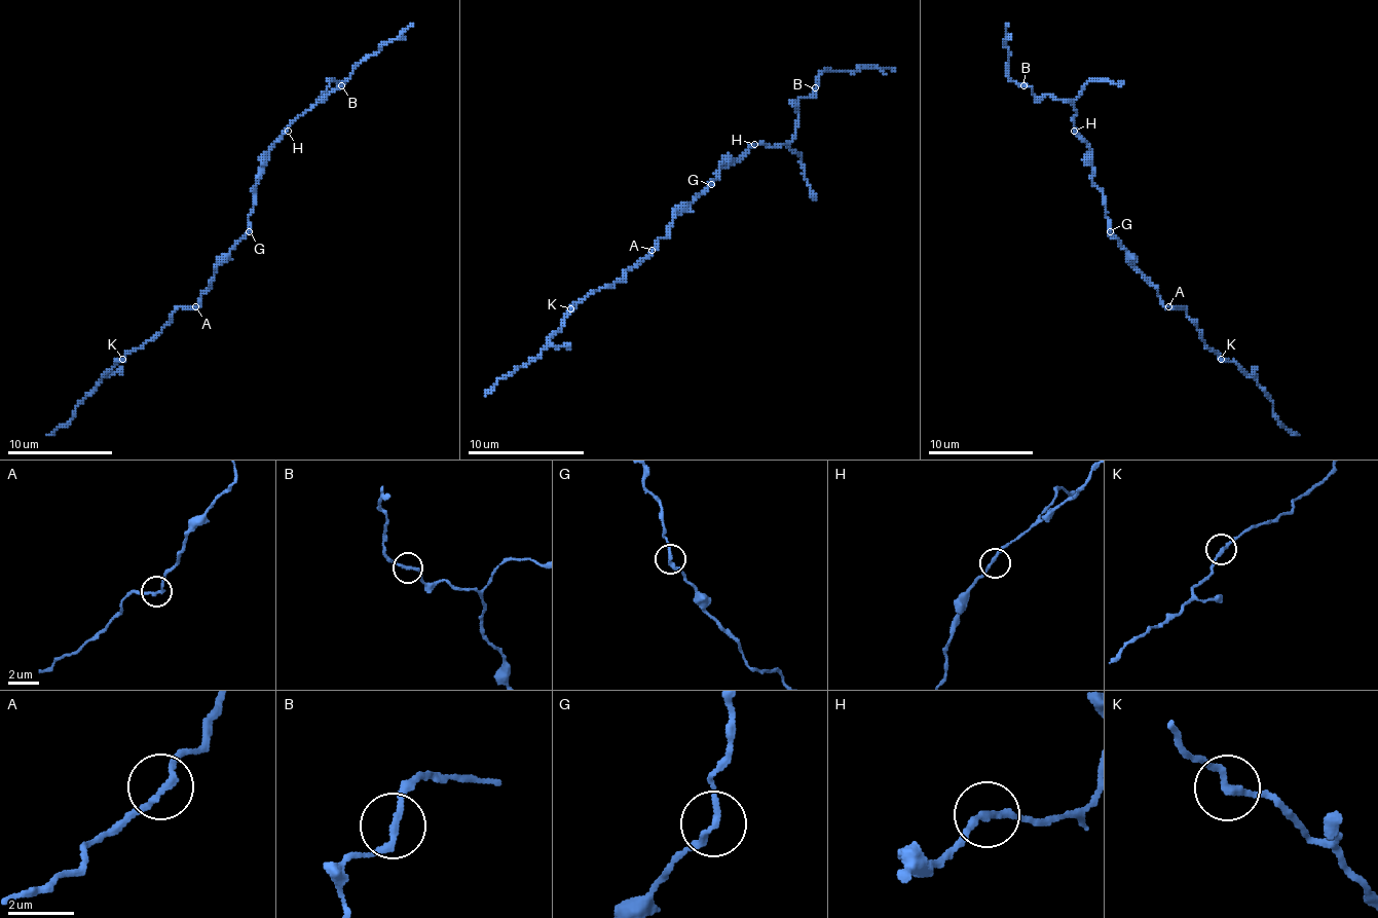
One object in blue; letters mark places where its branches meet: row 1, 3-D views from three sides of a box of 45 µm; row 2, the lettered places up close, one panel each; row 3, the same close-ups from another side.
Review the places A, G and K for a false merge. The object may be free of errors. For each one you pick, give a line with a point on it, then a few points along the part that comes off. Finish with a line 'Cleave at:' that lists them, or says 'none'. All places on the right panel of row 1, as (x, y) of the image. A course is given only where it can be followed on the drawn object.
Cleave at: none

